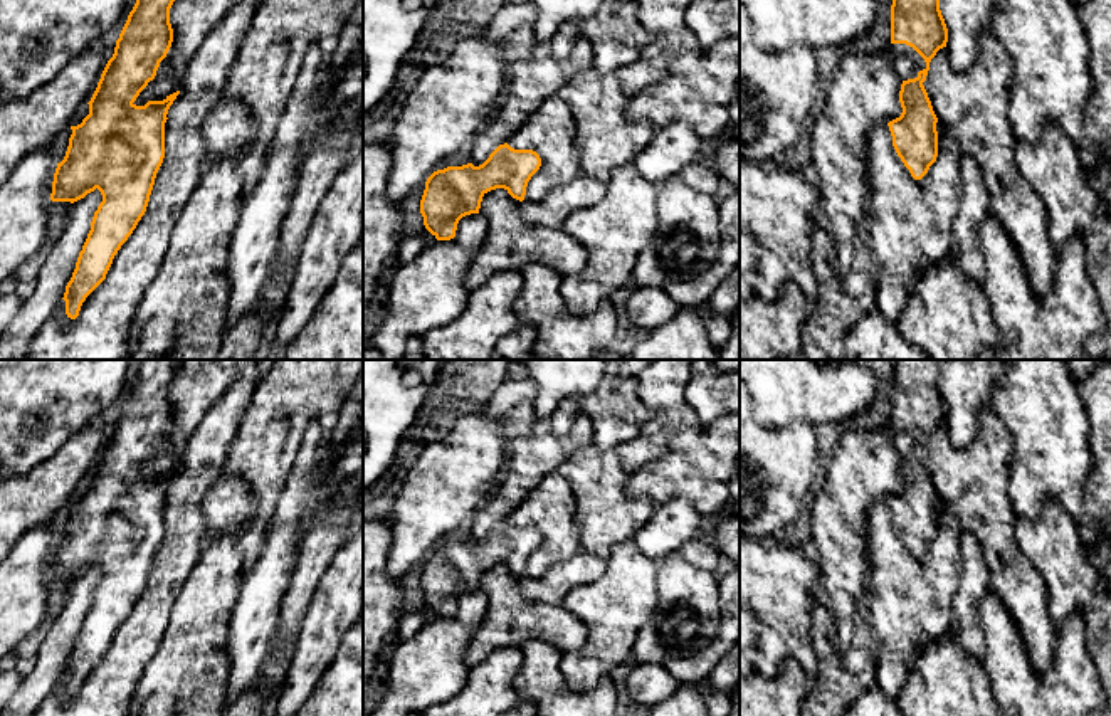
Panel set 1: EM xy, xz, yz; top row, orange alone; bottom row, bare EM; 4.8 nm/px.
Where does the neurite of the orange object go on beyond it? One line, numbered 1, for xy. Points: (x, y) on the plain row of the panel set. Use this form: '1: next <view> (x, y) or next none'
1: next none

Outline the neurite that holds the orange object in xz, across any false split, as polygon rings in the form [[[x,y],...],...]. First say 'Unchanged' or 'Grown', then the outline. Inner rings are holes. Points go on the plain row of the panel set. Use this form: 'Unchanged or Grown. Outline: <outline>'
Unchanged. Outline: [[[504,519],[479,543],[467,540],[434,548],[420,576],[425,605],[437,617],[454,615],[459,597],[479,590],[482,573],[496,565],[523,578],[528,558],[540,543],[536,528],[514,526]]]

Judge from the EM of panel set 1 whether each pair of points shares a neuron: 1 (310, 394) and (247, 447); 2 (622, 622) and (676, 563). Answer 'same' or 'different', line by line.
1: same
2: different

